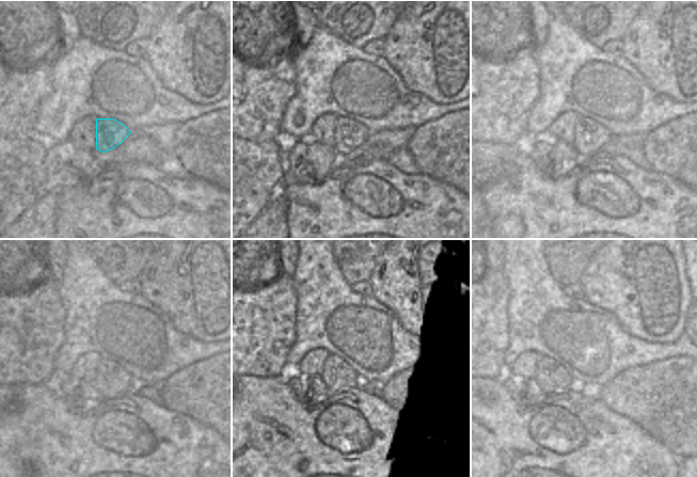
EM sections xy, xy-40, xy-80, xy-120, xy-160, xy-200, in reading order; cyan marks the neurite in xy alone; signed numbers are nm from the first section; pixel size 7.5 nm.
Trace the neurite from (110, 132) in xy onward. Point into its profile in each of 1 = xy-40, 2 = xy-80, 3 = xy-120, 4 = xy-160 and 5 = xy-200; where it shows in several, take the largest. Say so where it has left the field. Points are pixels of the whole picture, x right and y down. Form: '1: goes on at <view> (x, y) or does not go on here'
1: goes on at xy-40 (349, 133)
2: goes on at xy-80 (589, 137)
3: goes on at xy-120 (111, 380)
4: goes on at xy-160 (339, 377)
5: goes on at xy-200 (553, 377)

